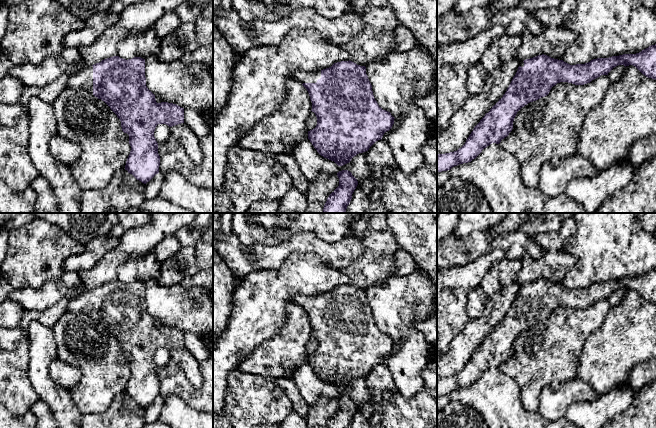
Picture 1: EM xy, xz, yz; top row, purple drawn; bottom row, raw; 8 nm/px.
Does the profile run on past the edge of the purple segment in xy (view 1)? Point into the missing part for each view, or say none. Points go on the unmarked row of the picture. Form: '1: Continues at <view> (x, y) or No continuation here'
1: Continues at xy (83, 303)

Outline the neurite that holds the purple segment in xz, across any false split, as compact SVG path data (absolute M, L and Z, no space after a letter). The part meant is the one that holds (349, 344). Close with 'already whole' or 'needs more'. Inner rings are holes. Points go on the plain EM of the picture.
M350 284L341 285L323 294L295 294L292 302L307 313L312 326L311 335L317 341L317 349L308 355L308 363L321 380L334 385L338 390L368 375L394 348L395 342L375 324L365 290Z | needs more

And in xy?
M113 280L92 290L82 290L68 306L68 311L85 314L104 325L121 345L122 355L129 359L131 370L125 394L146 408L159 397L160 380L154 355L158 348L169 351L184 347L184 332L168 326L157 327L155 319L146 310L145 283L123 283Z | needs more

